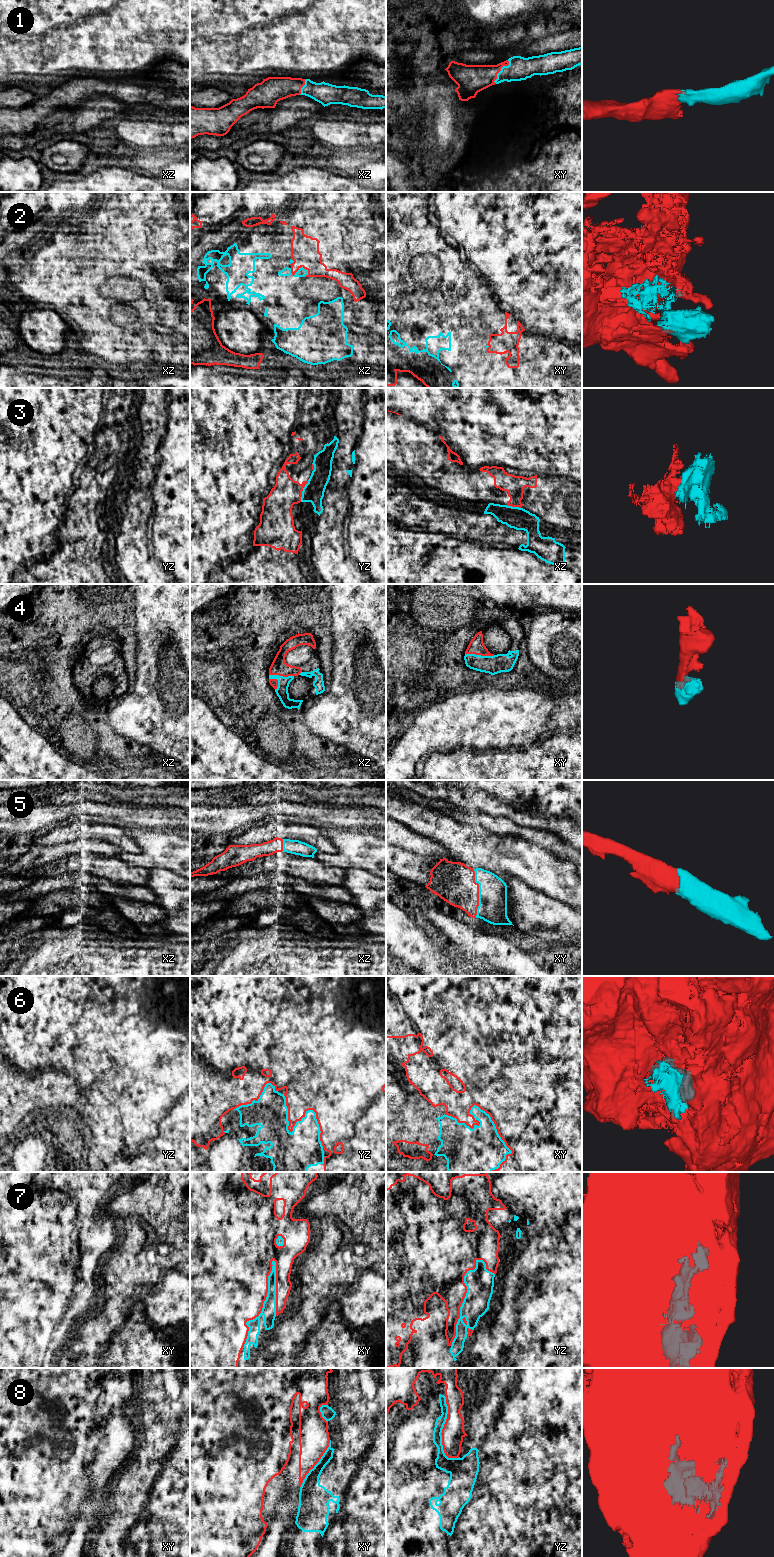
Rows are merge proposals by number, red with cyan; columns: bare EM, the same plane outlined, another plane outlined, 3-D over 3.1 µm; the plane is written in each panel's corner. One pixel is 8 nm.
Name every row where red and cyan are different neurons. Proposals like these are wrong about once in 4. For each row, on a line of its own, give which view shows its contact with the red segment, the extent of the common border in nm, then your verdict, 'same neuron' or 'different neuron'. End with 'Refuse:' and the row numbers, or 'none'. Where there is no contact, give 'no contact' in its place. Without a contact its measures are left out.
1: contact in xy; length 220 nm; same neuron
2: contact in xz; length 160 nm; different neuron
3: contact in yz; length 200 nm; different neuron
4: contact in xy; length 240 nm; same neuron
5: contact in xy; length 400 nm; same neuron
6: contact in xy; length 600 nm; same neuron
7: contact in xy; length 750 nm; same neuron
8: contact in yz; length 500 nm; different neuron
Refuse: 2, 3, 8

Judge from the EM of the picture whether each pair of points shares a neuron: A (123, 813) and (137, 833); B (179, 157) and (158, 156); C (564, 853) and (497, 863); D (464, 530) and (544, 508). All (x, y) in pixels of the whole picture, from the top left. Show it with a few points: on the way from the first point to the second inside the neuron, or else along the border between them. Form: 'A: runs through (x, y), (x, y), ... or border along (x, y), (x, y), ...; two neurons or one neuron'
A: border along (137, 826), (143, 829), (154, 830); two neurons
B: runs through (174, 157), (163, 157); one neuron
C: border along (551, 850), (558, 857), (571, 863); two neurons
D: border along (521, 507), (533, 513), (539, 519); two neurons

